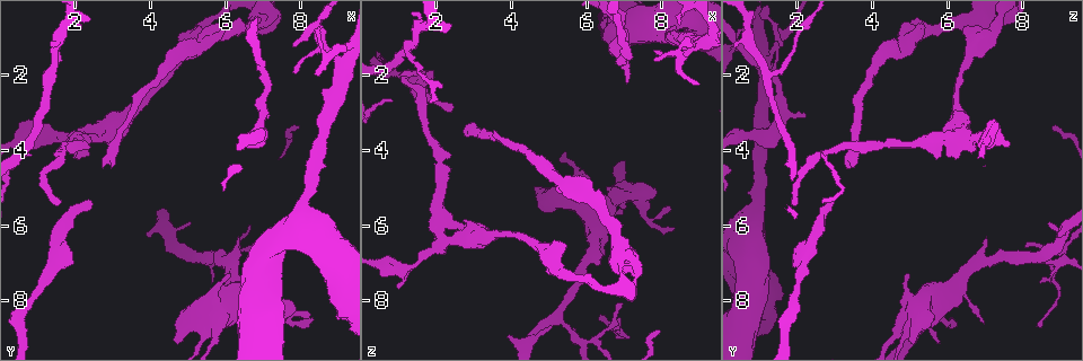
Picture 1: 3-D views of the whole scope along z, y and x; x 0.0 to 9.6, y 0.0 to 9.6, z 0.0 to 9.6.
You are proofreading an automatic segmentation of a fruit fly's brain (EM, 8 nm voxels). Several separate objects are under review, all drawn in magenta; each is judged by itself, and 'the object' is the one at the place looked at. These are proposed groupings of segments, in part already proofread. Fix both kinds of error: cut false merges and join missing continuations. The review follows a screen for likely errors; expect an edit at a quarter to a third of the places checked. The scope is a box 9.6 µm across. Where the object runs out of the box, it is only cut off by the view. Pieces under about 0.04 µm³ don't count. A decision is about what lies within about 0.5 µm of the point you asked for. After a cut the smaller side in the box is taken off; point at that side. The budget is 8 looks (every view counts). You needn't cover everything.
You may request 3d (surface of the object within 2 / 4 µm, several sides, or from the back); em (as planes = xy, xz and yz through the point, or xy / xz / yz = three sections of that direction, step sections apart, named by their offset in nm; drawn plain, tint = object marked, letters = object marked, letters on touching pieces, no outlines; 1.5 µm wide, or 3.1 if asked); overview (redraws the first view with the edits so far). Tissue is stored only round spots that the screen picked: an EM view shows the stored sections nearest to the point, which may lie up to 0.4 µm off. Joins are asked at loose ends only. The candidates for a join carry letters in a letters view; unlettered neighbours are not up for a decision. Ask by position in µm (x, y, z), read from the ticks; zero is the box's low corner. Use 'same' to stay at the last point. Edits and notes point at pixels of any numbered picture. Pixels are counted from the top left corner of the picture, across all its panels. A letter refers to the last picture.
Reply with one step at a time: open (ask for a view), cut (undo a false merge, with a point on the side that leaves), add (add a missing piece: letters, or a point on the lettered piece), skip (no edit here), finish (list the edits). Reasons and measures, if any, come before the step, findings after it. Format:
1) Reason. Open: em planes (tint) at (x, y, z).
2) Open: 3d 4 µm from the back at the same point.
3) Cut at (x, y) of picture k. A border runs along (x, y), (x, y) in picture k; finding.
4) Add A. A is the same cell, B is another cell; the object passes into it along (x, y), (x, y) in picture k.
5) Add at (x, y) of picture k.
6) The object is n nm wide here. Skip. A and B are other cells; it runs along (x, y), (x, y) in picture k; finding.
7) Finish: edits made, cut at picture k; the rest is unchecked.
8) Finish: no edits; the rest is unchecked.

Open: 3d 4 µm at (5.70, 9.00, 4.55).

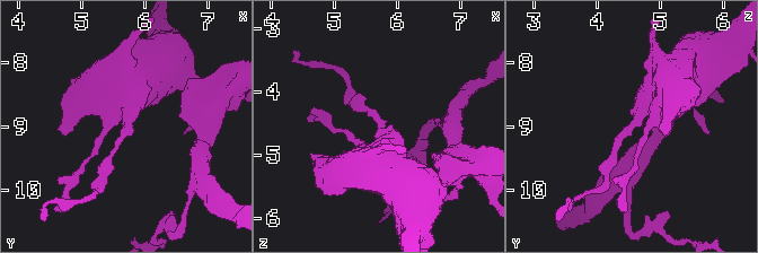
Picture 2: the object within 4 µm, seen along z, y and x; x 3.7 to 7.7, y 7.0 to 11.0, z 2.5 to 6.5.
Open: em yz step 4 (tint) at (5.75, 8.95, 4.55).

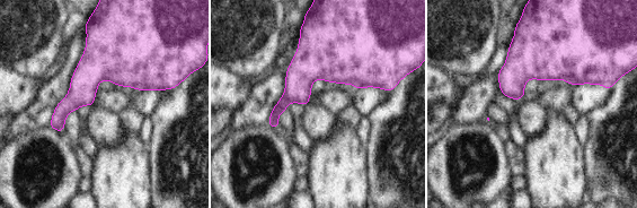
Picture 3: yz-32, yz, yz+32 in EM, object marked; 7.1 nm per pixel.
Open: em planes (letters) at the same point.

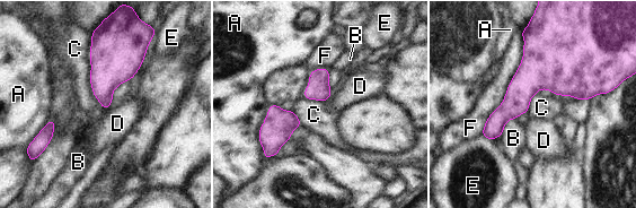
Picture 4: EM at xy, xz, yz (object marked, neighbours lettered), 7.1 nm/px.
The object is 160 nm wide here. Skip. A, B, C, D, E and F are other cells; a border runs along (521, 33), (522, 60), (480, 135) in picture 4; one neuron here.

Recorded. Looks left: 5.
Branch point. Open: em yz step 4 (tint) at (2.15, 3.60, 6.40).

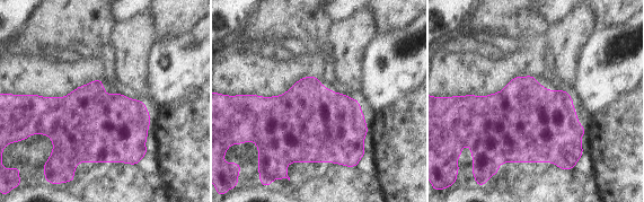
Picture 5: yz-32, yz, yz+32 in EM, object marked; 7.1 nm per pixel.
Another direction. Open: em planes (letters) at the same point.

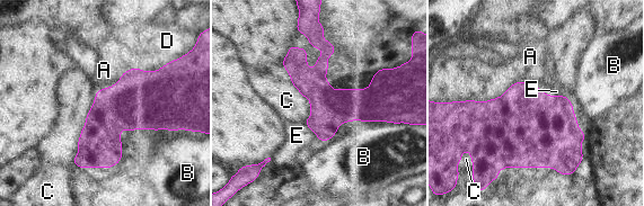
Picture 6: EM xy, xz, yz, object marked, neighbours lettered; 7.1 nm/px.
Skip. A, B, C, D and E are other cells; a border runs along (97, 90), (71, 161) in picture 6; continuous, no second neuron.

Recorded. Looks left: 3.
Open: 3d 4 µm at (1.00, 3.80, 7.60).

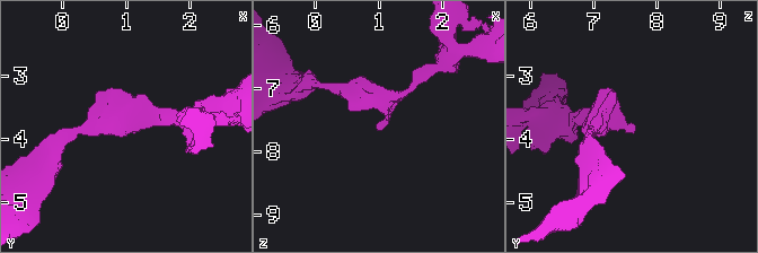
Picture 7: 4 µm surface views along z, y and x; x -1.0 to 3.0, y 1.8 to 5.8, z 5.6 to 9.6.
Need the tissue. Open: em planes (letters) at (0.90, 3.85, 7.60).

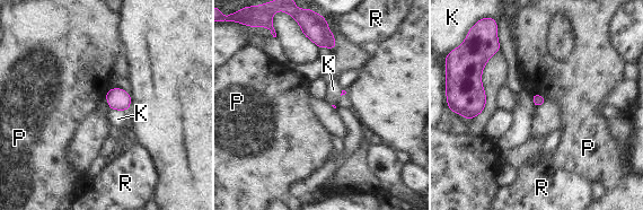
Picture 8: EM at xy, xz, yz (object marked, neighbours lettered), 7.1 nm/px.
Skip. K, P and R are other cells; none of them fits.

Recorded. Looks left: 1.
Finish: no edits; the rest is unchecked.

